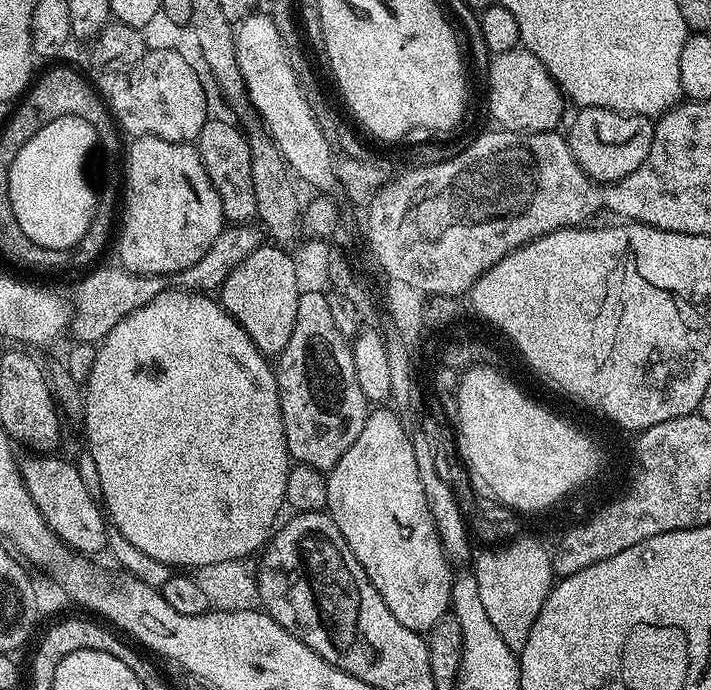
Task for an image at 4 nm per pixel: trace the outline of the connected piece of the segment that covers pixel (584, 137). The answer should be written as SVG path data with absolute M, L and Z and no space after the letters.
M580 108L572 120L572 129L566 132L566 139L574 158L582 166L582 170L592 180L602 184L612 184L615 180L626 178L646 162L646 154L650 154L652 139L656 133L653 121L646 116L638 116L634 112L615 112L609 108Z

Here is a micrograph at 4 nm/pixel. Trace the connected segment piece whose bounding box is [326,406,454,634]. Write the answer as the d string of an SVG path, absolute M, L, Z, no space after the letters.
M391 407L377 408L380 408L377 412L376 409L369 411L362 434L354 438L354 446L350 446L327 473L326 511L338 530L342 530L342 538L346 538L350 550L354 550L354 558L358 558L362 570L366 570L374 590L382 594L382 602L390 606L390 614L394 614L406 630L426 634L443 616L449 615L454 568L444 553L434 519L427 509L425 491L418 476L417 445L414 440L412 442L410 433L402 428L402 422Z

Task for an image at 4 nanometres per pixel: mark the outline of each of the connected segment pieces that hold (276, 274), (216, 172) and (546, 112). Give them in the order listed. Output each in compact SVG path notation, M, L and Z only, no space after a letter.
M261 246L254 249L245 261L239 262L238 266L231 270L229 277L218 289L218 299L220 305L240 323L242 330L250 334L250 342L258 346L260 353L269 358L276 358L286 350L286 342L290 342L290 334L294 334L300 293L293 257L283 247Z
M216 118L209 119L208 123L202 126L198 138L194 141L194 147L200 154L200 161L222 202L225 221L229 225L247 225L256 215L256 203L254 202L254 178L250 174L250 146L248 137L242 131L239 132L232 124L223 124Z
M523 46L495 53L488 68L488 108L501 129L509 132L551 132L559 129L566 97L554 78Z

